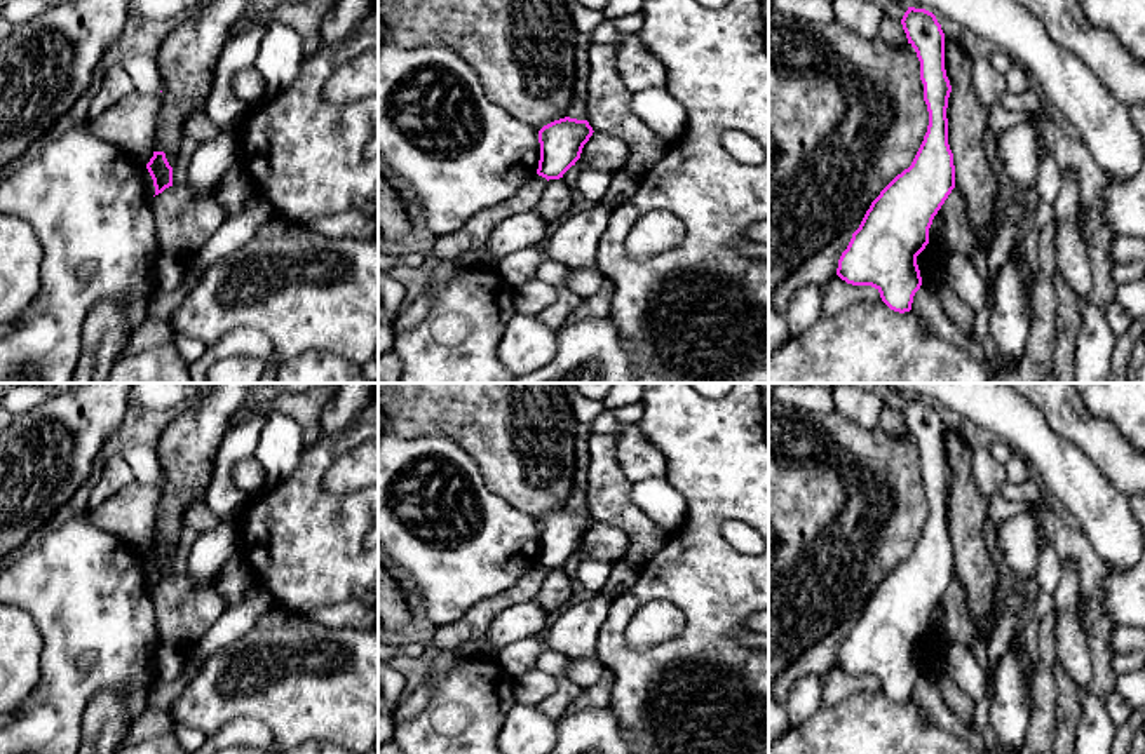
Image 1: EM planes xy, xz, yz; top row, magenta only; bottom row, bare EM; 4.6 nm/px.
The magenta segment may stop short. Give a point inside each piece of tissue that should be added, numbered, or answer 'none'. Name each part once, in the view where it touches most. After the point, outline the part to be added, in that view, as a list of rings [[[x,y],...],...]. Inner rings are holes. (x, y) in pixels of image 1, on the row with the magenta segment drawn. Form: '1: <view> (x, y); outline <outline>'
none

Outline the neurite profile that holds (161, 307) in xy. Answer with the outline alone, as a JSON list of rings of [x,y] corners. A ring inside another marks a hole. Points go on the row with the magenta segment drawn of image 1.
[[[186,259],[186,277],[185,282],[173,291],[155,291],[150,298],[150,303],[146,306],[146,320],[171,320],[173,312],[178,308],[178,305],[183,301],[183,298],[190,293],[190,289],[197,284],[197,280],[202,275],[204,266],[195,265],[190,259]]]

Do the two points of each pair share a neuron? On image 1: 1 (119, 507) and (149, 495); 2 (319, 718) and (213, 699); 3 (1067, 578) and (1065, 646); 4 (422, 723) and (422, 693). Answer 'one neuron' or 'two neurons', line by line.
1: one neuron
2: one neuron
3: one neuron
4: two neurons

